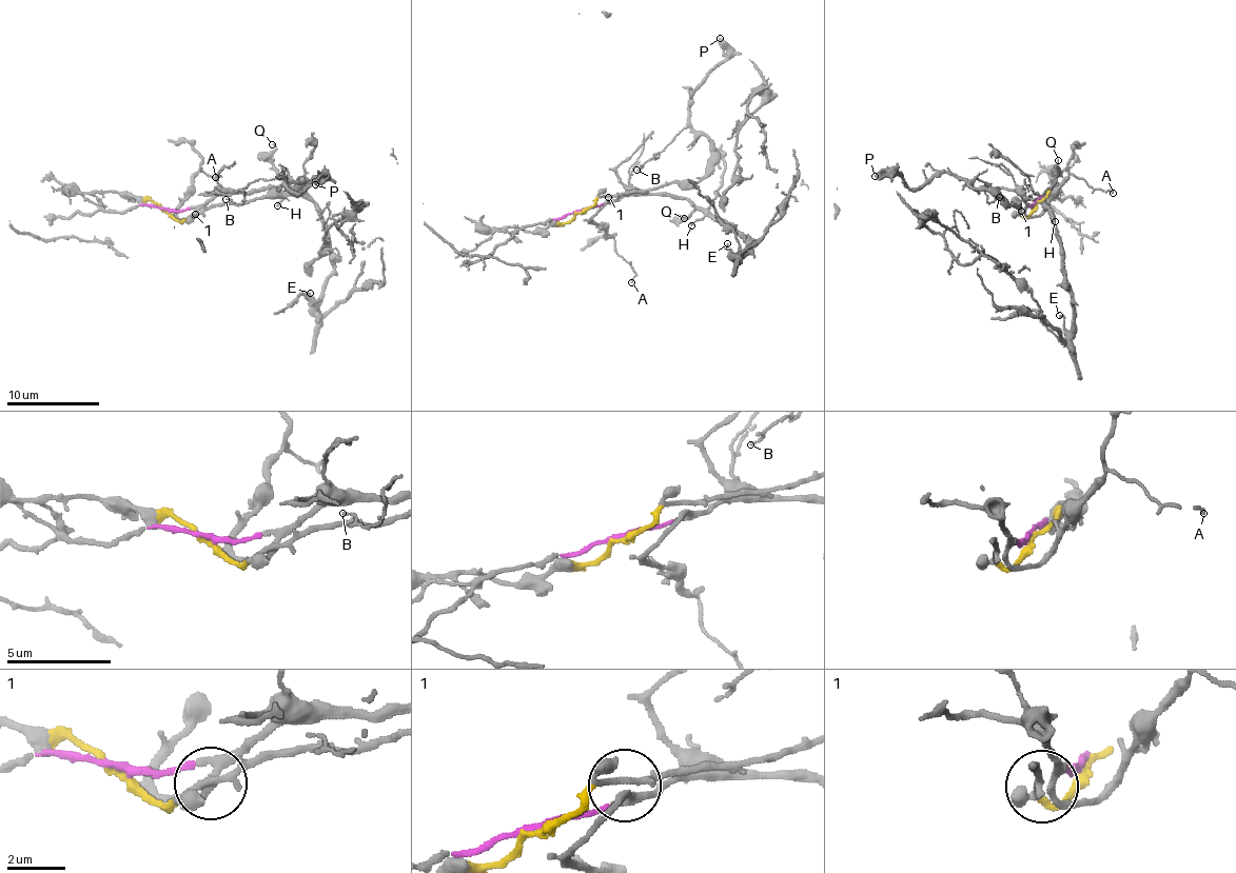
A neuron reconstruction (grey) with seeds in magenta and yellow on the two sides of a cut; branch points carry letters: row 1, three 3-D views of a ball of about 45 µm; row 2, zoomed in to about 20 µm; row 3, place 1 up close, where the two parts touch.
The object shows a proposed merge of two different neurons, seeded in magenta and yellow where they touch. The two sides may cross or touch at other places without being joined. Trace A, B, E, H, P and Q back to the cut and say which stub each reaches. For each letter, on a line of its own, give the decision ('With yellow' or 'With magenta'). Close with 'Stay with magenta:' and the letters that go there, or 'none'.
A: With magenta
B: With yellow
E: With magenta
H: With magenta
P: With yellow
Q: With magenta
Stay with magenta: A, E, H, Q

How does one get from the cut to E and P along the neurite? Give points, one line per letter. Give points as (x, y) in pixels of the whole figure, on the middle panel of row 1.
E: (579, 213), (634, 196), (690, 199), (732, 229), (751, 251), (739, 258), (727, 243)
P: (579, 213), (603, 197), (697, 181), (706, 172), (710, 141), (691, 126), (689, 96), (726, 55), (719, 38)

